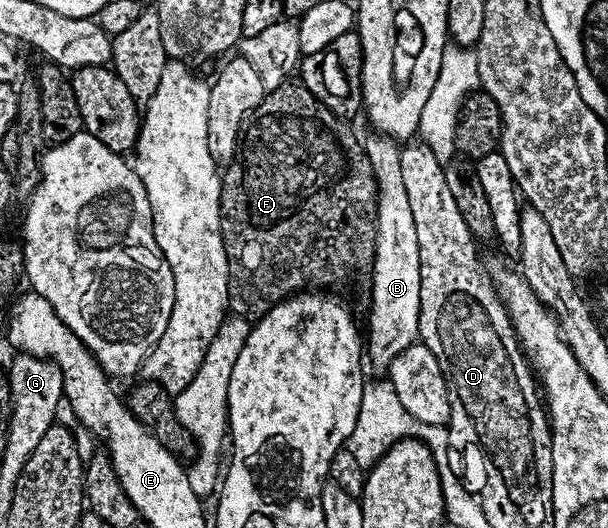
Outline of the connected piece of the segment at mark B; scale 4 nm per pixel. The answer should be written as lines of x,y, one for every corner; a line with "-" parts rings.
383,167
375,178
377,184
377,214
375,217
375,257
369,268
371,275
371,317
369,319
369,335
365,337
365,355
377,370
386,372
396,356
409,349
419,339
419,314
421,313
421,253
417,245
417,225
413,225
413,209
409,209
409,193
405,193
405,181
401,175
395,175
395,167

